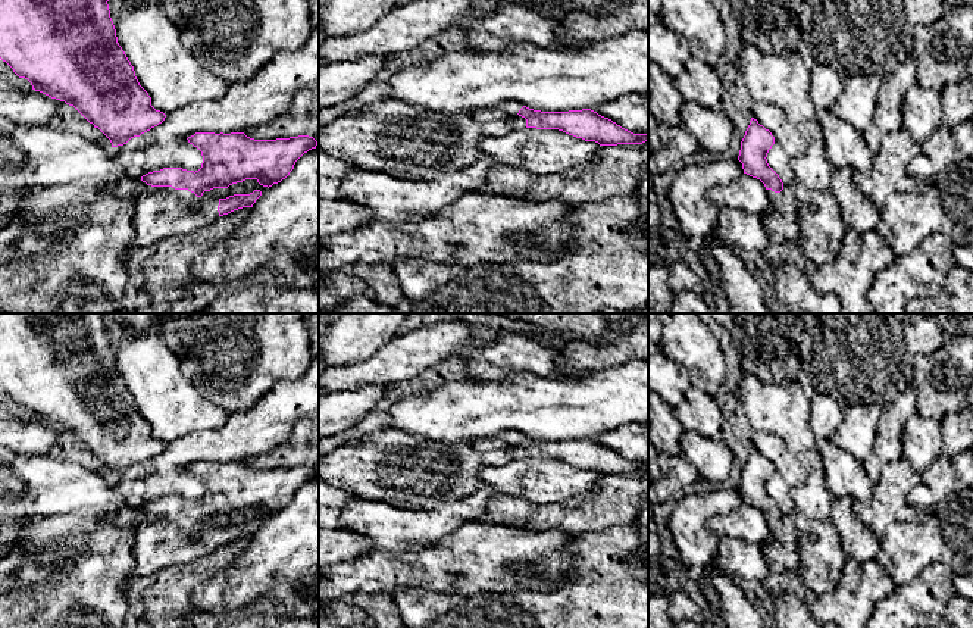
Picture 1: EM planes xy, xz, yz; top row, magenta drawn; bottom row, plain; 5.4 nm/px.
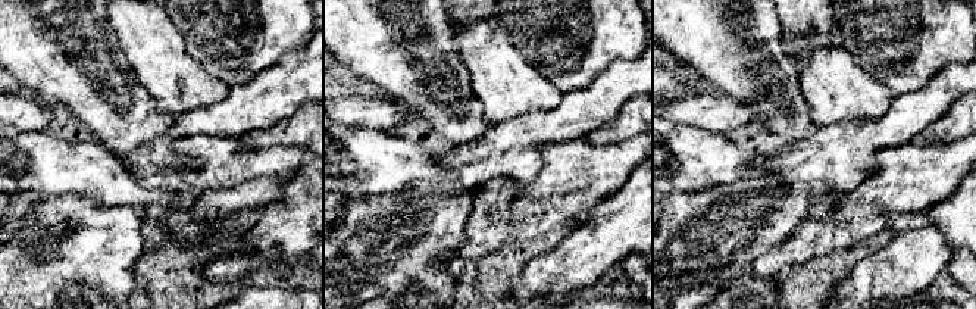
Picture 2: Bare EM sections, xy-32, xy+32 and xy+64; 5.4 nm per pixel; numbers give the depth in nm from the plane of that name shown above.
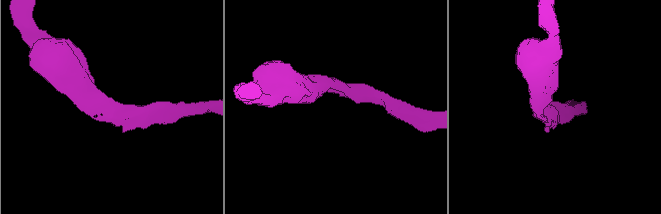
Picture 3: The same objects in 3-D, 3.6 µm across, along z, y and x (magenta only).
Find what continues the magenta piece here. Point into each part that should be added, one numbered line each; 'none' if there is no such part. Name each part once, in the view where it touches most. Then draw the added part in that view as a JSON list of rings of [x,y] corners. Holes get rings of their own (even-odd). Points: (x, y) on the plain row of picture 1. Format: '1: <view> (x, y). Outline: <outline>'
1: xy (166, 541). Outline: [[[156,516],[137,528],[134,577],[148,577],[207,557],[219,547],[218,535],[219,528],[212,524],[197,527],[188,519]]]

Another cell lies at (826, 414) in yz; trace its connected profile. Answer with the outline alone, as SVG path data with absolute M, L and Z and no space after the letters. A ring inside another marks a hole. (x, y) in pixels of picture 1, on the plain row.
M816 391L810 399L808 422L817 438L829 438L841 425L844 409L832 396Z

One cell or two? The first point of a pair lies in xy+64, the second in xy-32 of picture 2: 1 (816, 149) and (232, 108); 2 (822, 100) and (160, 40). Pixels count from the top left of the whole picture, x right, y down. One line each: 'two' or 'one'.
1: one
2: one

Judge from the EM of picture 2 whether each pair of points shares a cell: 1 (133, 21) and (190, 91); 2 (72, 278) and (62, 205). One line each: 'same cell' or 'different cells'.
1: same cell
2: same cell

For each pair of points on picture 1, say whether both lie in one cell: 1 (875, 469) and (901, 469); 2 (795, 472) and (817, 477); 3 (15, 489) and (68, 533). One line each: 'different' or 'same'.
1: different
2: different
3: different

